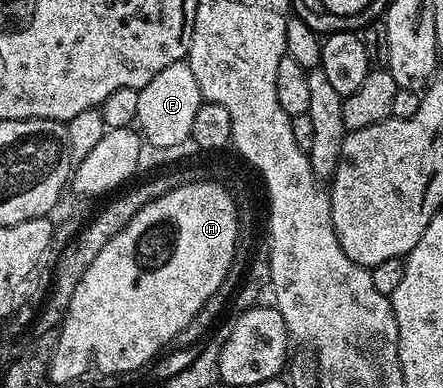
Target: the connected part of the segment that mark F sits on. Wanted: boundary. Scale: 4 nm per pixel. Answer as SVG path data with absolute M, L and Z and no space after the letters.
M186 60L173 63L165 67L137 95L137 122L138 132L142 140L147 141L155 149L175 149L184 140L190 138L193 131L193 118L204 103L201 87L197 87L197 79L193 79L193 71Z

